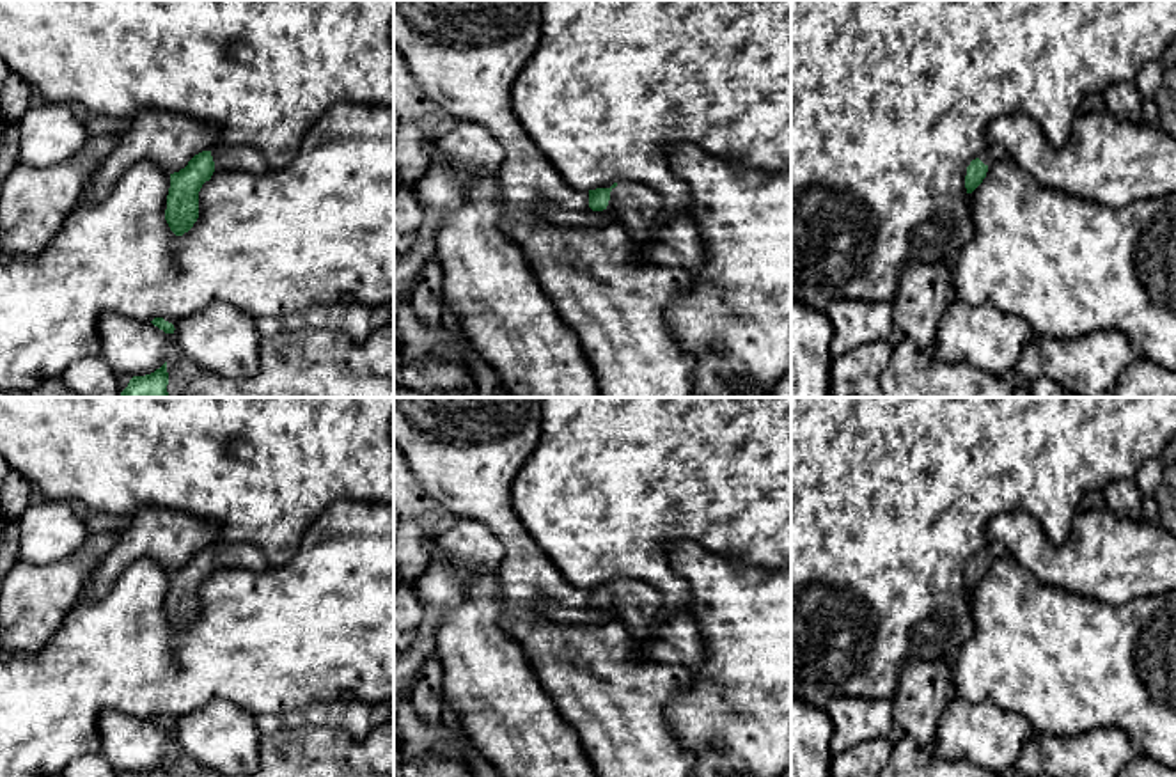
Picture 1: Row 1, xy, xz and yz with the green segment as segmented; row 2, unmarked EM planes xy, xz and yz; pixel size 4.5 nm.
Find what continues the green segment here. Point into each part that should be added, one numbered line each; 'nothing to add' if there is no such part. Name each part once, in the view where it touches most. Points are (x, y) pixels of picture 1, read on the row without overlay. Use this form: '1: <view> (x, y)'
1: xz (674, 639)

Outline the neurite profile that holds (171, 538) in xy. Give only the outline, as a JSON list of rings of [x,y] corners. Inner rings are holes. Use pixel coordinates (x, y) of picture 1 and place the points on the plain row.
[[[144,506],[129,516],[129,525],[87,580],[85,598],[105,596],[122,568],[133,561],[151,559],[174,571],[195,552],[211,548],[218,538],[216,523],[169,507]]]

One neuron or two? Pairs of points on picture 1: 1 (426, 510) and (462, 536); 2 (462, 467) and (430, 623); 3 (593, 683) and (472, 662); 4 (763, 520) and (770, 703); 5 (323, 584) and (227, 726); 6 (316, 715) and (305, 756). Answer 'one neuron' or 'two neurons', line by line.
1: two neurons
2: two neurons
3: two neurons
4: two neurons
5: two neurons
6: two neurons

